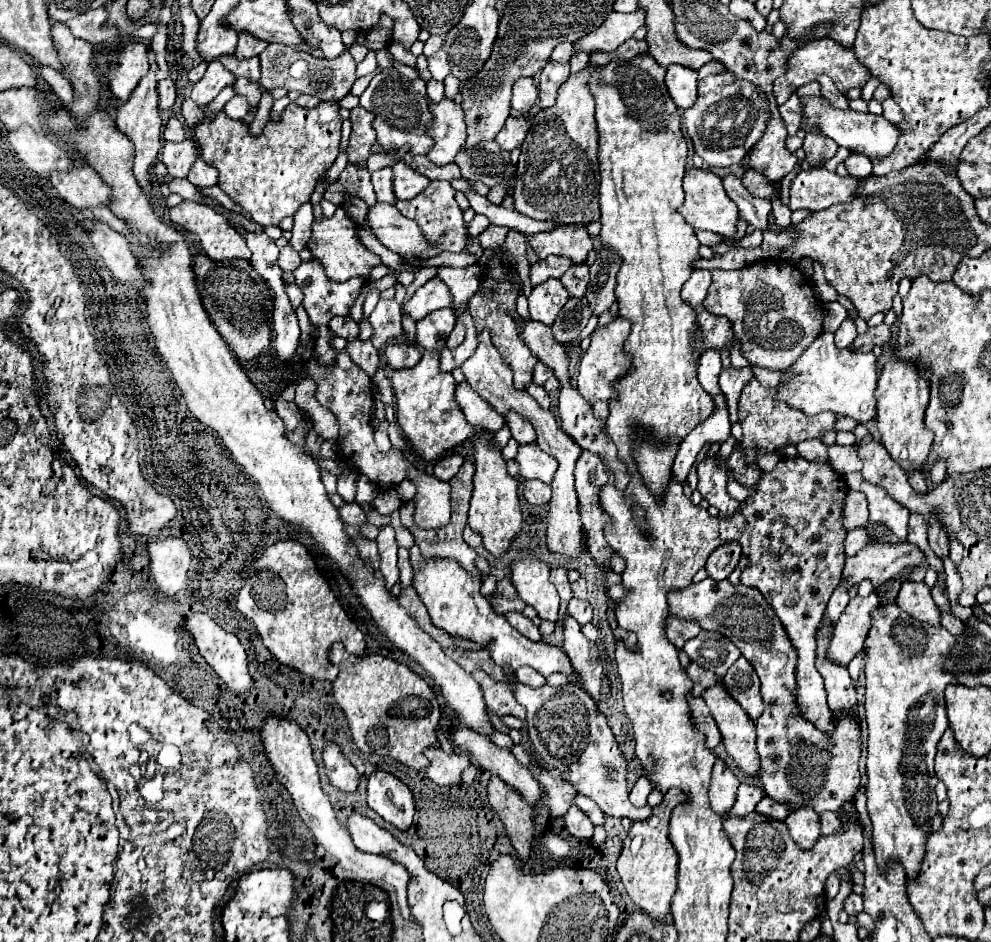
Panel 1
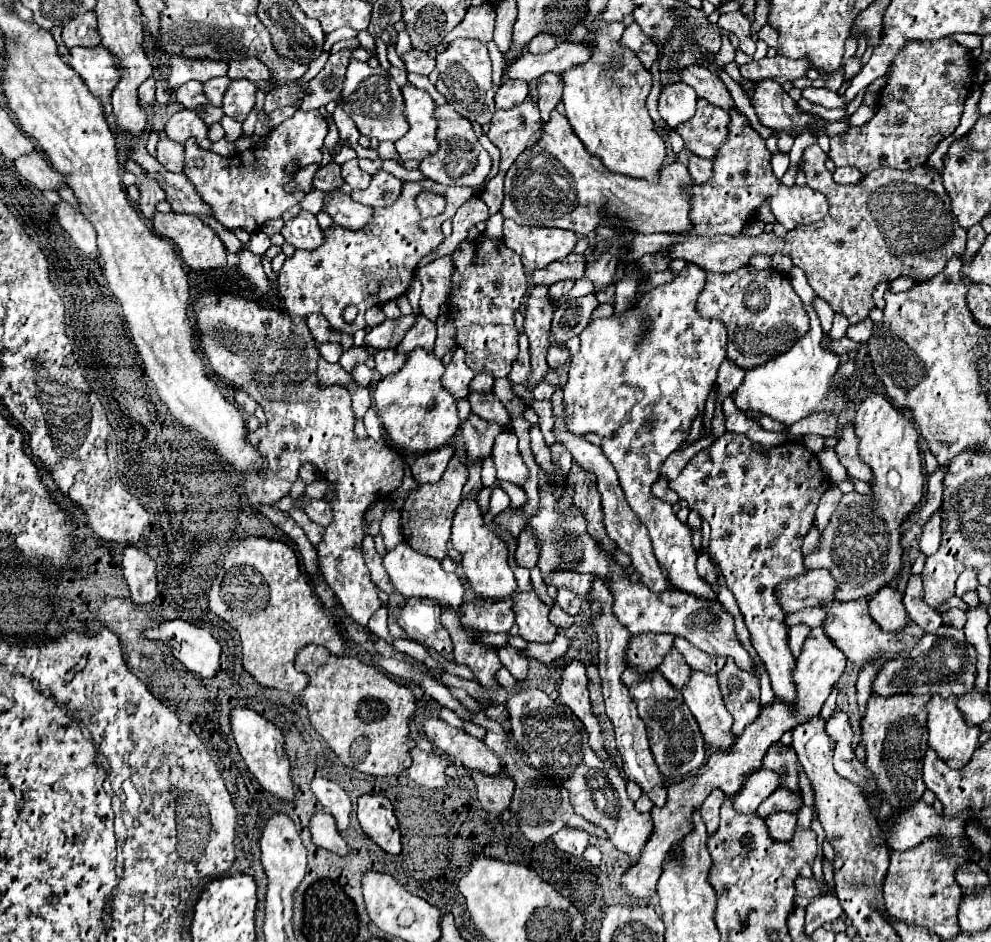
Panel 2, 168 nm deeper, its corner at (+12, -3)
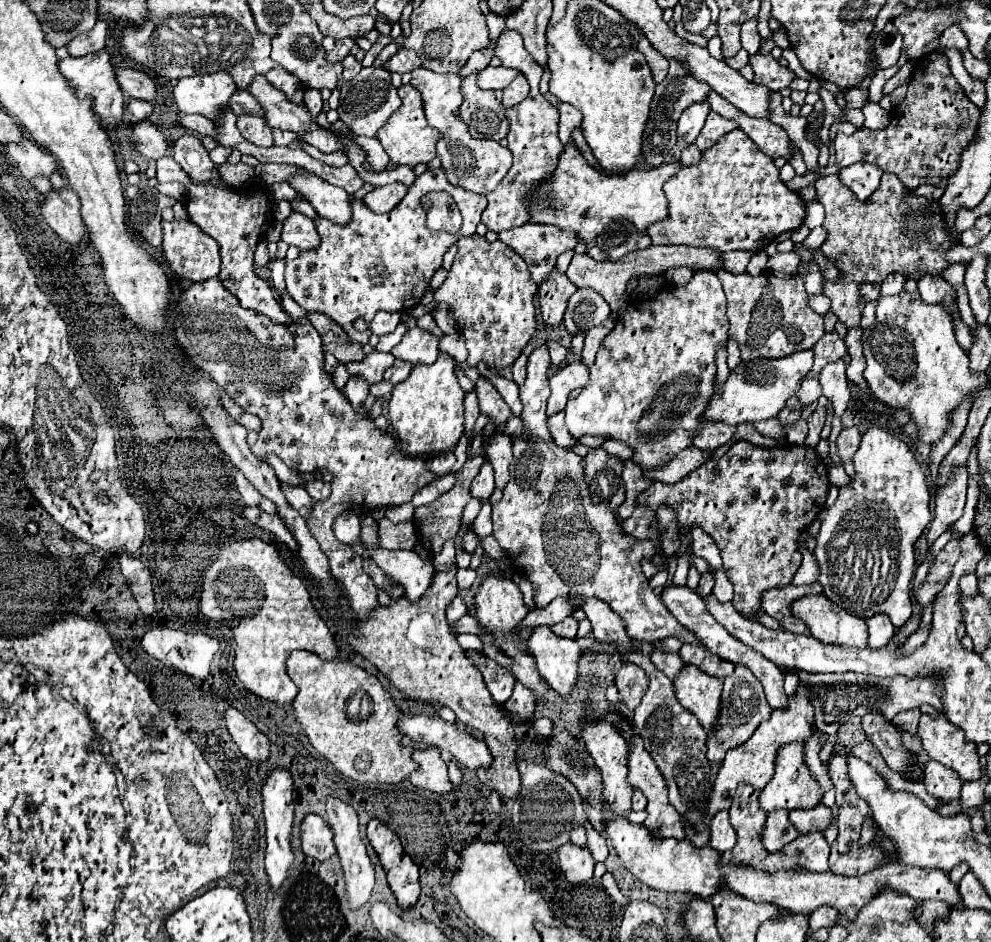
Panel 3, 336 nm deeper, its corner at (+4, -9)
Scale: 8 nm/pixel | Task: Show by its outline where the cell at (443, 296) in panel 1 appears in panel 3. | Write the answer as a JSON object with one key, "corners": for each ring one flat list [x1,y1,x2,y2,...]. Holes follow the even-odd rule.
{"corners":[[372,351,364,357,360,363,346,363,350,375,362,375,368,383,376,383,382,379,384,371,394,363,392,353,382,353,382,351]]}

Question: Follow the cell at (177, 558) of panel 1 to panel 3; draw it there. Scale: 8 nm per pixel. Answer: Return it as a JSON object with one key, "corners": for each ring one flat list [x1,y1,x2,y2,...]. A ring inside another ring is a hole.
{"corners":[[122,553,120,571,122,571,126,583,130,585,130,591,134,595,134,599,138,601,142,613,152,615,156,611,156,599,154,599,152,575,150,575,148,567,140,559,132,557,130,553]]}

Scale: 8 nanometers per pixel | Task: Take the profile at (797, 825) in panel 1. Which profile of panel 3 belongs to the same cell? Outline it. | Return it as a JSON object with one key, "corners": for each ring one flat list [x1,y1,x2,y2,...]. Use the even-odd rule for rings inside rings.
{"corners":[[780,809,780,811,768,813,766,827,762,833,762,841,770,853,778,853,784,845,788,845,796,837,798,837,798,829,788,821,786,811]]}

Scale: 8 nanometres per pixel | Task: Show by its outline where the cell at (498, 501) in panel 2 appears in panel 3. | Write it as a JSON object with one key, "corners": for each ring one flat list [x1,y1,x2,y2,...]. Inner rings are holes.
{"corners":[[484,503,482,509,480,509,480,513,478,513,478,517,476,517,474,523,472,523,472,525,474,525,474,531,476,531,480,537,486,537,486,535,492,533,490,509,492,509,492,505,490,505,490,503]]}

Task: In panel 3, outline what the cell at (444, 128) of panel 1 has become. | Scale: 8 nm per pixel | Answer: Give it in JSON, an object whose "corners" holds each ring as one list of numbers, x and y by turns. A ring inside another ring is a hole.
{"corners":[[402,85,398,89,400,99,402,99,402,107,388,119,388,125,384,125,384,129,380,129,378,139,382,143,382,147,386,149,388,157,392,161,396,161,398,165,408,165,414,167,418,163,428,163,436,157,436,141,440,139,440,133,436,133,436,129,428,127,426,117,424,117,424,103,422,103,422,93,412,87,412,85]]}

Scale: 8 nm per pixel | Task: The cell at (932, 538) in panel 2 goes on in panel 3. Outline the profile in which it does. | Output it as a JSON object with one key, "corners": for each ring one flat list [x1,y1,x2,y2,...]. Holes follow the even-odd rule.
{"corners":[[960,469,960,473,956,473,956,481,952,481,952,485,946,485,946,489,940,489,940,493,936,493,934,519,932,519,930,529,926,533,926,539,928,539,930,545,956,519,962,517,964,503,966,503,966,487,968,487,968,471,966,469]]}

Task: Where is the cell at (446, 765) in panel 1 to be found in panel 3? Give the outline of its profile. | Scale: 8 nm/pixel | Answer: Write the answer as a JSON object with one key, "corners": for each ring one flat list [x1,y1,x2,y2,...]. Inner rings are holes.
{"corners":[[436,747,418,749,418,751,414,751,412,757,418,763,418,769,412,771,412,775,410,775,412,785,434,791,434,793,450,793,452,791,452,783,446,773,446,763,442,761,440,751]]}

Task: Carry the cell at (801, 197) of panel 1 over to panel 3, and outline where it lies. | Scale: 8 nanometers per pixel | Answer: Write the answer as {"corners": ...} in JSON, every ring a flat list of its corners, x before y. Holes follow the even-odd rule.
{"corners":[[734,129,712,149,704,151,700,165,682,167,676,175,672,175,664,185,664,193,668,197,670,215,668,221,660,221,648,229,654,245,714,245,720,251,746,249,756,253,772,243,780,233,798,229,806,219,804,199,780,181,778,167,772,157,764,155,742,129]]}

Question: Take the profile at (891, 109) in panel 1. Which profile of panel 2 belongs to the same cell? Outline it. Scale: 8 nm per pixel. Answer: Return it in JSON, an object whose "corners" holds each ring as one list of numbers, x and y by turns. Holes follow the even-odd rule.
{"corners":[[860,105,858,111,850,117,852,125,864,125,876,115,876,105]]}

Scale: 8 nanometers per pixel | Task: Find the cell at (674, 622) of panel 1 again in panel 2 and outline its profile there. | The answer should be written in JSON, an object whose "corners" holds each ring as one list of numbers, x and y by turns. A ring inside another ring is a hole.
{"corners":[[642,633,638,637,632,637,628,643,628,669,638,673,648,673,656,669,666,653,672,647,674,637,664,633]]}

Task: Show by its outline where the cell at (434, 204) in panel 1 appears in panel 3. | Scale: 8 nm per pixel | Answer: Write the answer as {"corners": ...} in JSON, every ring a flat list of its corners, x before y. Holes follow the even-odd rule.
{"corners":[[442,169,426,171,416,177,400,205,384,215,364,209,364,203,352,197,352,221,348,225,332,225,322,217,314,221,322,243,318,251,302,251,298,259,286,265,286,289,306,313,314,311,330,317,352,341,366,345,370,329,358,333,352,327,354,319,364,317,370,323,382,309,398,313,414,309,428,289,434,271,442,265,442,257,448,247,456,243,458,237,476,233,484,207,484,195,452,185,444,177],[430,191,448,191,454,197,464,217,458,233,434,233,426,227,426,213,420,207,420,199]]}

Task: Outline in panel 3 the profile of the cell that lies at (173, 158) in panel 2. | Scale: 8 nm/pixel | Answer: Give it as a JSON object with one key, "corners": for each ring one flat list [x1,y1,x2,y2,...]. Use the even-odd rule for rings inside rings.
{"corners":[[150,119,134,123,134,131,132,135,128,135,128,141,132,141,142,155,152,159,160,159,168,153,168,143,164,141,157,125,154,125]]}

